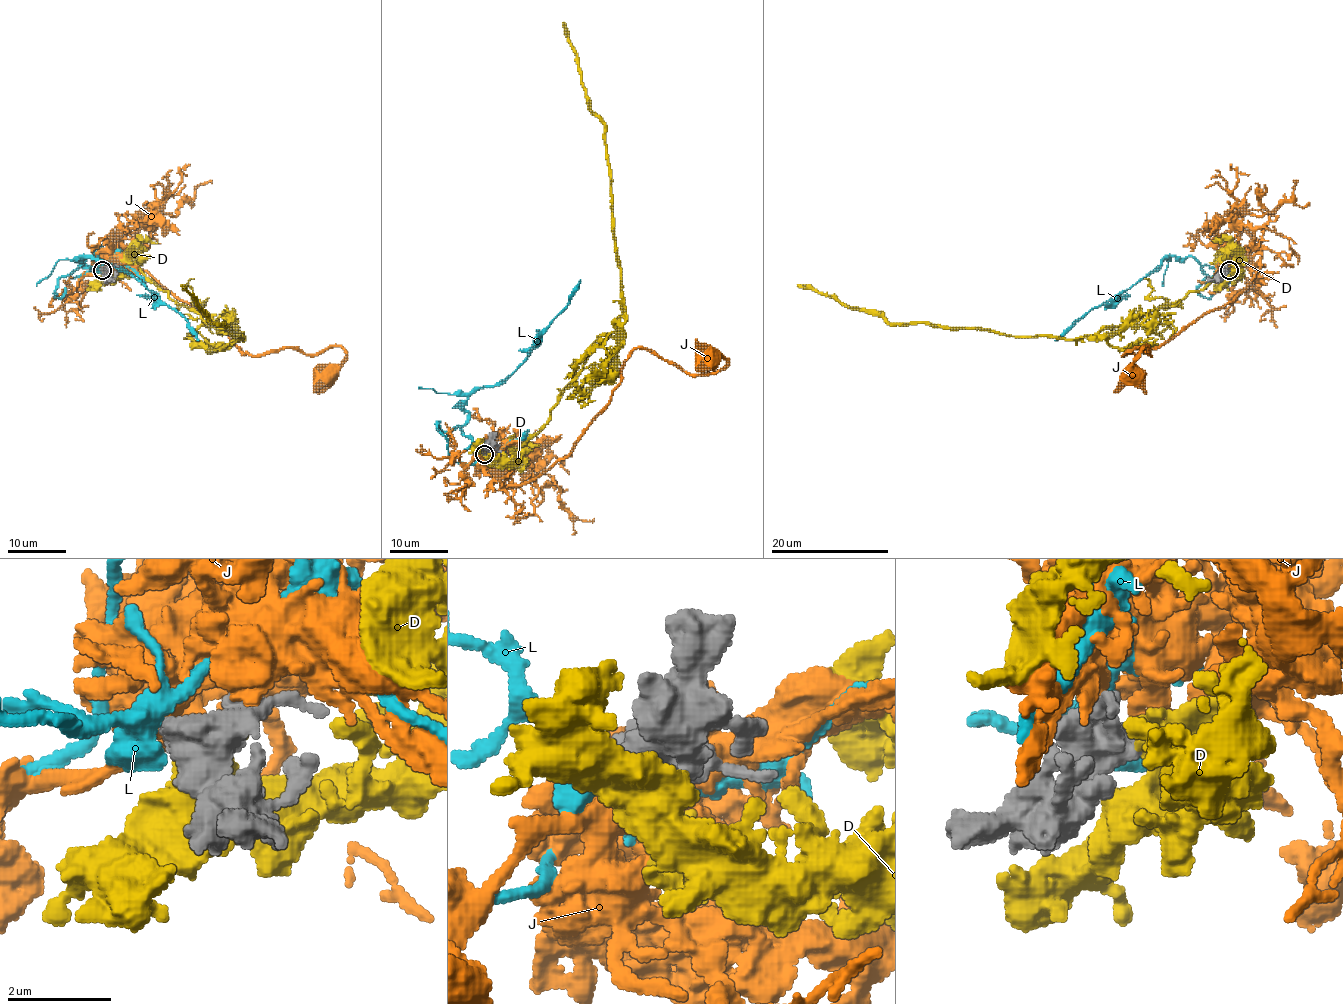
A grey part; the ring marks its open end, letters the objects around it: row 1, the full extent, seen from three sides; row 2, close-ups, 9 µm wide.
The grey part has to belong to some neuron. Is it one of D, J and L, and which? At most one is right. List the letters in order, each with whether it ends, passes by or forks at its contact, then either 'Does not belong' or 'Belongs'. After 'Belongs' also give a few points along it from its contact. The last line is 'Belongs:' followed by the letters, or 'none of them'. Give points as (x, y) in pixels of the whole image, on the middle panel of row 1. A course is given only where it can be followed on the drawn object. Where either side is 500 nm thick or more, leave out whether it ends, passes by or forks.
D: Belongs. Its course: (485, 453), (520, 464), (517, 447), (621, 313), (605, 124), (563, 22)
J: Does not belong
L: Does not belong
Belongs: D

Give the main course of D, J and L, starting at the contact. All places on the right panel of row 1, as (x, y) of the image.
D: (1228, 271), (1236, 276), (1234, 251), (1202, 289), (1177, 302), (1088, 336), (1060, 339), (887, 323), (797, 284)
J: (1228, 268), (1249, 233), (1262, 253), (1252, 280), (1156, 348), (1122, 355), (1149, 348), (1136, 374)
L: (1225, 268), (1203, 265), (1191, 256), (1165, 258), (1127, 290), (1086, 312), (1055, 340)

